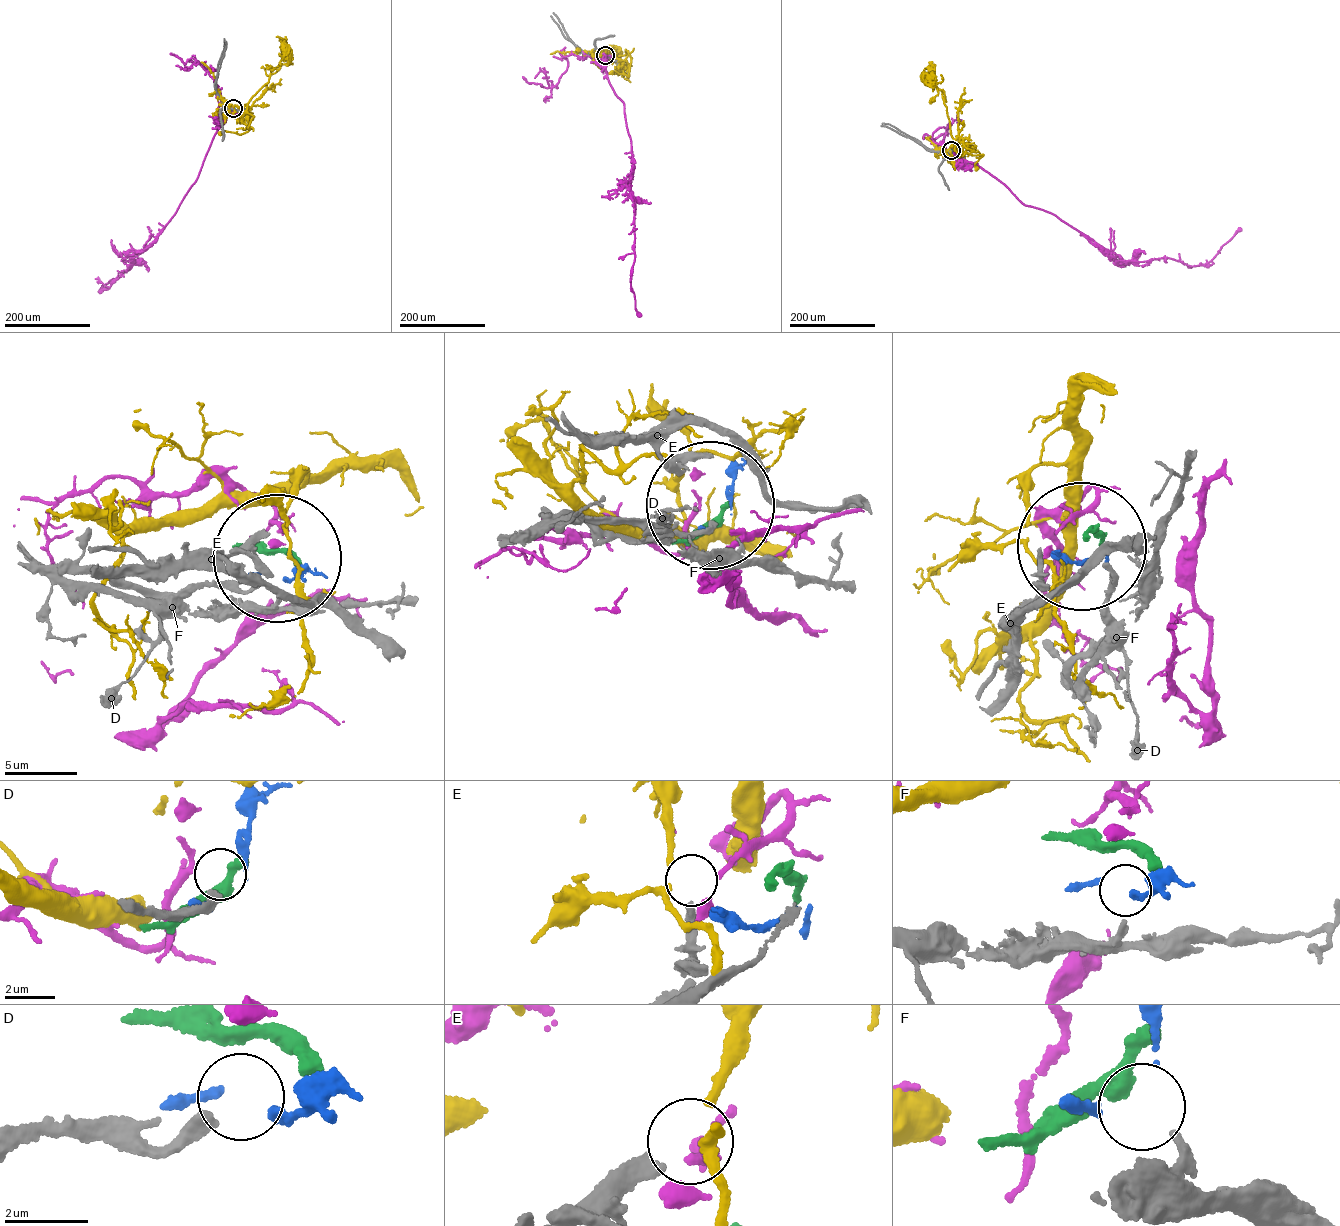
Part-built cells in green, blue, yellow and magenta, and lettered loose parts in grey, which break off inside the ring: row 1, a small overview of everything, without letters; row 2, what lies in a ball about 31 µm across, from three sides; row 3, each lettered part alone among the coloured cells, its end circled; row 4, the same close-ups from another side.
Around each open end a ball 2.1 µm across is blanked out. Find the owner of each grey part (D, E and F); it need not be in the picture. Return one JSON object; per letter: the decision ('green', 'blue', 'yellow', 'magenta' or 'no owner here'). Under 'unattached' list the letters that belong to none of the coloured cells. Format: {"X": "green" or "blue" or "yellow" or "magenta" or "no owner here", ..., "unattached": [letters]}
{"D": "no owner here", "E": "no owner here", "F": "blue", "unattached": ["D", "E"]}

